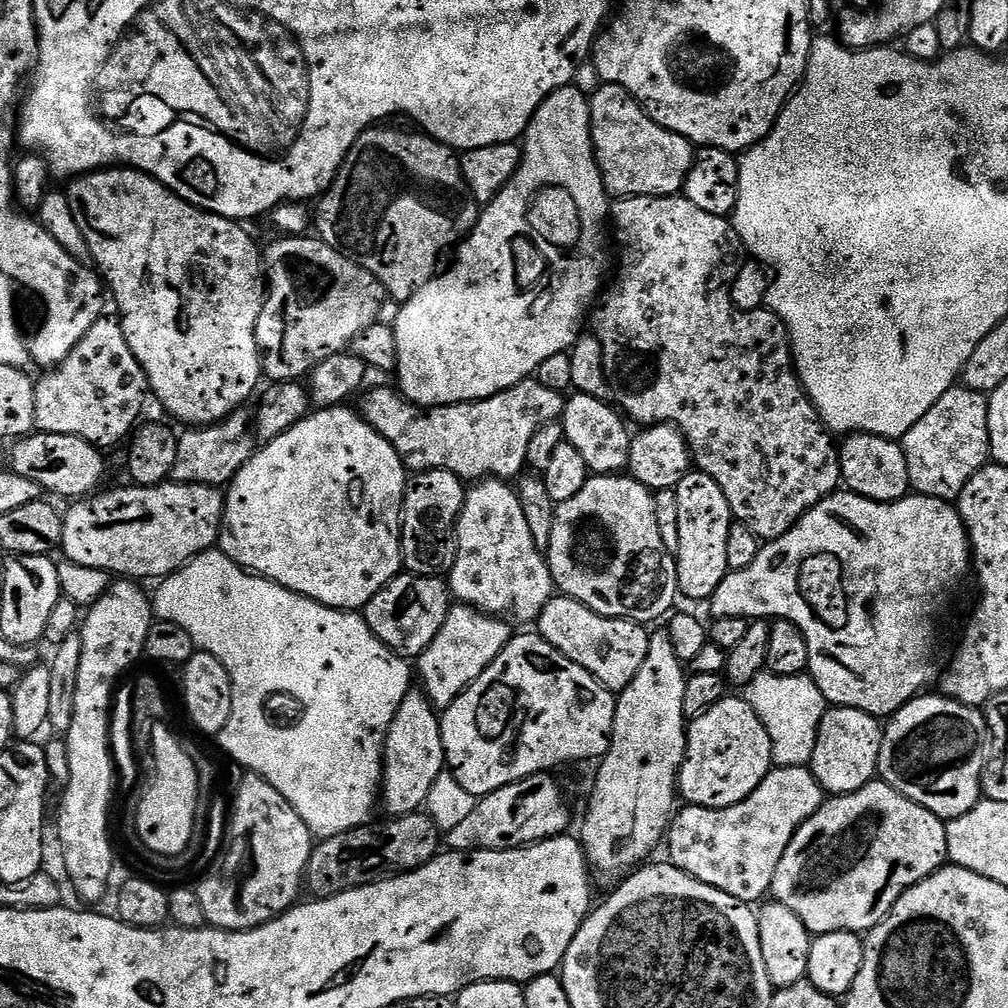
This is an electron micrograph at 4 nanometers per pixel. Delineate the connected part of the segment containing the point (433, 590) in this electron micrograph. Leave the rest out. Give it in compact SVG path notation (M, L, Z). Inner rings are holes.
M401 574L393 578L387 588L378 590L378 594L374 594L374 598L370 598L370 602L364 605L362 609L362 615L366 623L370 626L370 630L374 630L376 637L387 648L392 649L397 656L418 658L427 650L430 642L434 642L438 630L442 630L442 622L446 622L448 609L452 607L453 603L454 600L450 595L449 585L441 577Z

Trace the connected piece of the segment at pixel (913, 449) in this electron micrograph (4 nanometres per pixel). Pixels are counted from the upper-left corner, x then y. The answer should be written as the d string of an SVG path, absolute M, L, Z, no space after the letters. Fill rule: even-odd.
M954 386L902 438L902 447L909 471L911 491L917 496L929 496L949 502L959 501L962 490L978 470L989 463L990 426L988 396L973 388Z

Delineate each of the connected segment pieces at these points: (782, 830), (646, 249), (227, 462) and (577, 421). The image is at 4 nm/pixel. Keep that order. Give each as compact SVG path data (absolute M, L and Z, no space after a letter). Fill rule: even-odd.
M773 767L772 771L766 774L766 778L762 778L759 786L734 806L707 808L688 804L684 809L681 807L673 815L666 833L666 848L668 844L668 852L672 855L669 856L671 863L686 874L690 874L698 882L706 886L714 886L730 894L730 898L738 898L743 904L755 905L755 900L763 901L771 893L774 870L778 870L778 862L782 862L782 854L786 854L786 846L790 846L800 825L806 823L815 814L825 799L826 793L814 778L811 767Z
M682 194L674 196L625 196L617 199L610 208L610 224L611 227L616 227L616 240L620 243L620 281L612 288L612 293L604 300L604 305L600 309L597 307L596 312L596 329L594 329L594 335L601 342L601 348L604 351L604 367L607 369L607 375L611 377L613 381L616 380L620 383L620 404L623 415L627 417L629 421L637 420L637 425L651 426L654 424L672 424L679 432L684 435L684 441L687 442L688 448L692 451L693 465L699 471L710 474L710 478L714 478L714 482L718 482L718 486L722 488L722 494L726 494L726 502L730 502L730 510L732 511L733 521L742 526L746 526L746 530L750 530L750 534L754 534L761 542L767 542L769 540L777 540L782 538L782 534L786 534L792 529L797 522L799 522L804 515L808 513L814 506L818 506L818 502L822 502L828 496L831 496L833 492L837 491L841 487L841 473L840 473L840 454L838 451L837 441L834 439L833 433L829 432L824 427L823 420L816 412L816 408L811 402L805 402L806 393L804 391L804 385L800 382L800 373L797 372L794 363L794 357L792 355L792 342L788 338L788 328L780 320L779 316L771 310L757 310L754 312L743 312L742 309L736 306L736 303L732 300L732 283L736 277L736 270L738 267L738 259L736 260L736 248L734 243L734 232L730 227L729 221L723 216L715 216L714 214L706 214L706 210L702 210L699 206L694 206L694 202L690 202Z
M247 407L207 426L192 426L178 436L178 458L174 460L171 479L178 484L210 484L227 486L258 451L254 416Z
M572 394L567 397L564 406L562 423L565 441L574 446L578 454L582 454L588 471L592 474L620 474L628 467L628 455L632 445L632 436L627 428L629 425L625 417L608 404L610 403L598 397Z

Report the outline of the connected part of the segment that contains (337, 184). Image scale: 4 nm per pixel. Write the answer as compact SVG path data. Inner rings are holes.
M373 126L359 136L354 142L354 146L348 152L344 164L336 174L335 180L332 181L332 187L327 189L319 197L316 212L314 208L314 228L317 228L319 239L329 244L334 250L338 250L342 255L348 256L355 264L361 264L366 271L376 279L377 282L384 287L385 293L390 294L399 302L406 302L413 296L415 292L419 292L431 282L437 275L436 263L440 260L444 248L451 249L453 246L459 245L461 241L467 237L472 231L472 227L476 225L478 219L478 205L476 199L472 197L472 191L468 188L466 178L462 174L462 166L460 165L460 156L457 149L444 144L440 140L436 140L433 136L425 134L423 131L403 132L400 128L384 128L388 126Z

